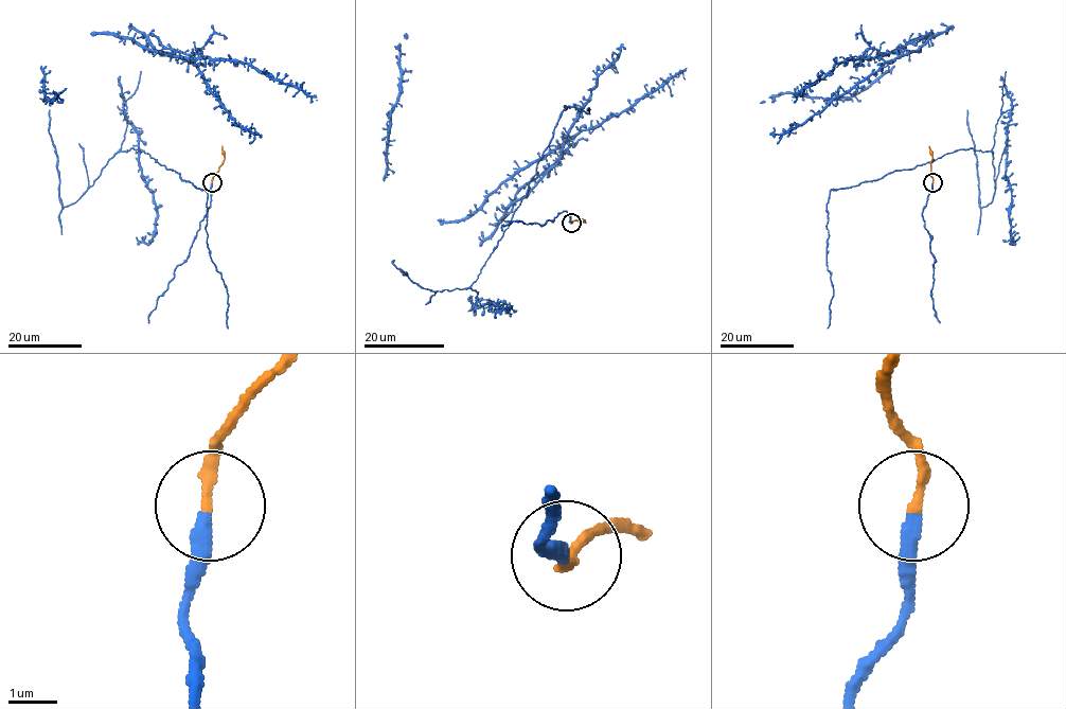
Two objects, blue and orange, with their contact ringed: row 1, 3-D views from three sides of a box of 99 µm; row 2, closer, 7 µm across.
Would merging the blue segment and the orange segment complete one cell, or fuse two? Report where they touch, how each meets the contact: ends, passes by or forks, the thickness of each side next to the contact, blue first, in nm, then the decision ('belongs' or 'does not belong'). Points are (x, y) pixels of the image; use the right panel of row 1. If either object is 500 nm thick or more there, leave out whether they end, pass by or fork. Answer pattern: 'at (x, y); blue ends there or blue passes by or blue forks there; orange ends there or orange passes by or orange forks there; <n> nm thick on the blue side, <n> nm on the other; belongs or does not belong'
at (933, 182); blue ends there; orange ends there; 320 nm thick on the blue side, 240 nm on the other; belongs

